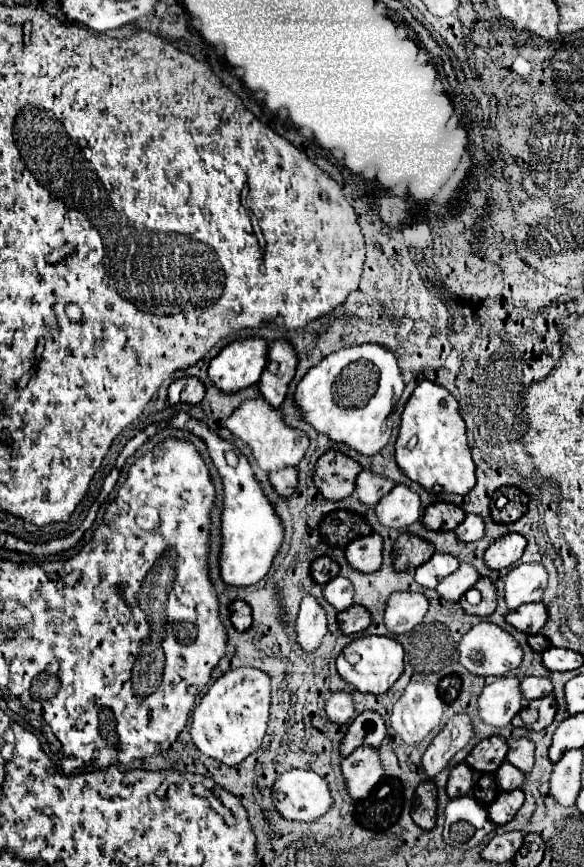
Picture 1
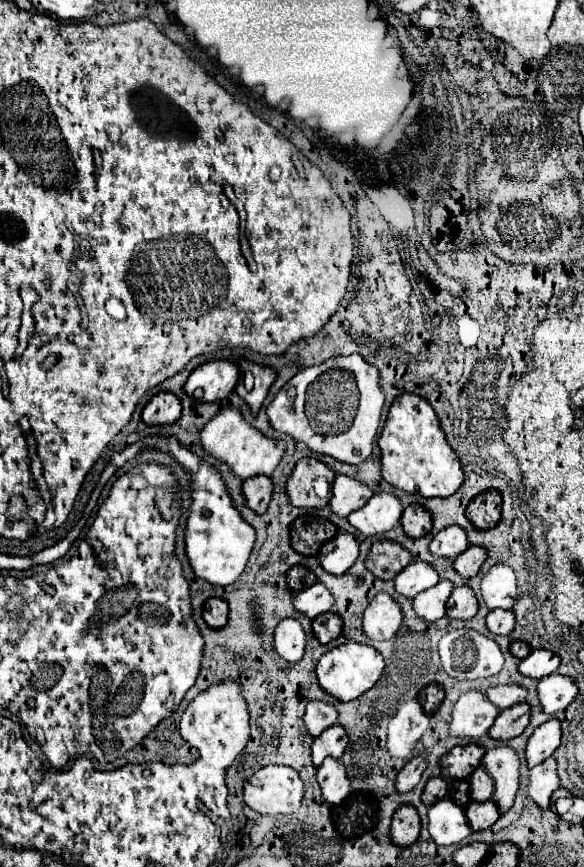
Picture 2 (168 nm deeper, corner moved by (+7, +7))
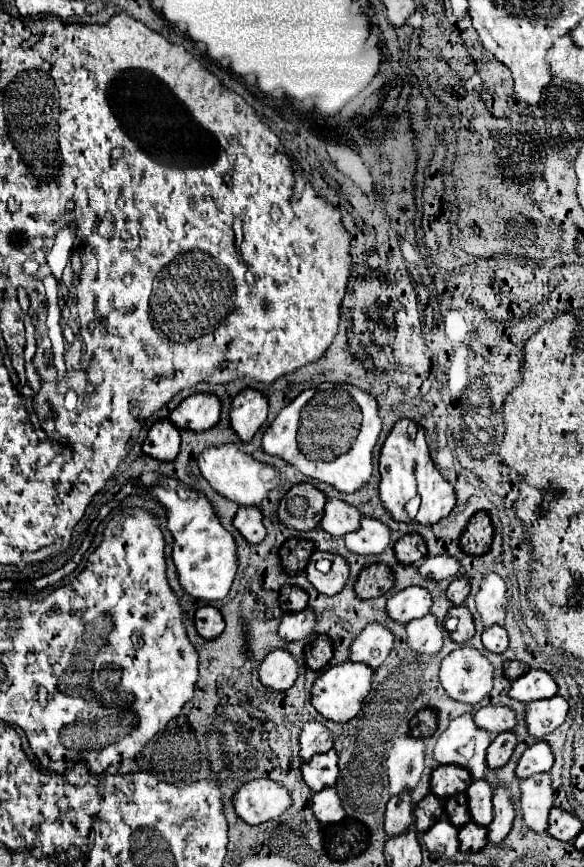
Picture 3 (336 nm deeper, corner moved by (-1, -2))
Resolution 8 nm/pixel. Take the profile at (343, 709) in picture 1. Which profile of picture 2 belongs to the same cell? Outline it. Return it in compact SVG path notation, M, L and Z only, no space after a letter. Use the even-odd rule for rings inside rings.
M309 701L305 707L305 715L303 715L307 733L311 737L319 737L325 729L329 729L331 725L335 725L337 721L337 711L331 703L323 703L323 701Z

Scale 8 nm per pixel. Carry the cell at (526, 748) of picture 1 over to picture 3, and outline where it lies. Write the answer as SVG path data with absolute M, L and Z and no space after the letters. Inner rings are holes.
M497 784L493 788L493 808L495 808L495 818L489 824L489 834L487 836L489 836L489 842L497 844L509 834L511 824L515 820L515 806L511 802L509 790L501 784Z

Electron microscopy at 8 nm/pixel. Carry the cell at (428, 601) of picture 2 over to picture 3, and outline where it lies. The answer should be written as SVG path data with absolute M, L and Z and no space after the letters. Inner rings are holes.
M427 614L423 618L411 620L407 624L407 644L415 652L421 654L433 654L439 652L443 646L443 636L445 636L445 626L437 622L433 614Z

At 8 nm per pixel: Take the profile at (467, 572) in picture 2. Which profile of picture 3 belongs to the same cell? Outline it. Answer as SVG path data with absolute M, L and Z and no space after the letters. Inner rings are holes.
M461 576L461 578L455 578L455 580L451 582L451 586L447 588L447 598L449 598L453 604L463 604L469 592L471 592L469 578L467 578L467 576Z

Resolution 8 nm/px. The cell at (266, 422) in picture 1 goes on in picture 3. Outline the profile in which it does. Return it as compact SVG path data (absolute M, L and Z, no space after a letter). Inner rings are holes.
M223 444L223 446L211 446L205 448L199 454L199 470L201 476L225 498L245 506L245 504L259 504L277 484L281 474L275 466L265 464L261 460L251 458L243 450L239 450L235 444Z

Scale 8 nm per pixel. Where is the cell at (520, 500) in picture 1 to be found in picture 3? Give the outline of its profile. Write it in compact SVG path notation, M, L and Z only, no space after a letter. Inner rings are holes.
M477 512L469 520L463 536L461 546L469 554L485 554L493 542L493 522L487 512Z

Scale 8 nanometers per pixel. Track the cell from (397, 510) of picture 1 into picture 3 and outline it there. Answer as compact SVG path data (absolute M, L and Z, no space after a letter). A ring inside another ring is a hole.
M363 518L357 532L345 536L347 548L357 554L379 554L391 544L391 530L375 518Z

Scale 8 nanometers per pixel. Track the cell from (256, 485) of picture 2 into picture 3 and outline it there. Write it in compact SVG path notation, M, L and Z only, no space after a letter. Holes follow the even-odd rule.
M241 506L233 524L251 544L259 544L267 534L259 506Z

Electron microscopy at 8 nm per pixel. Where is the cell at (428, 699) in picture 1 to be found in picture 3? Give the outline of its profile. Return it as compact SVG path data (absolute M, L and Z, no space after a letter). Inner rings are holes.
M401 736L395 740L387 756L389 794L395 796L403 790L413 790L421 778L425 760L425 738Z

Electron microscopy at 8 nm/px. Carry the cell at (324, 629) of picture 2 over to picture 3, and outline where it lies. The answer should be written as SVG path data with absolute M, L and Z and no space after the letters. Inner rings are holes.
M315 636L313 642L305 646L305 666L311 670L321 670L329 664L333 656L333 646L329 646L327 636Z

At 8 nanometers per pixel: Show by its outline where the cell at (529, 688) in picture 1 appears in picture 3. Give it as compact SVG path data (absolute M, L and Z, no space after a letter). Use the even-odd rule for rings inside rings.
M483 706L475 712L475 724L487 730L489 734L497 736L505 730L511 730L517 724L515 716L517 714L505 706Z

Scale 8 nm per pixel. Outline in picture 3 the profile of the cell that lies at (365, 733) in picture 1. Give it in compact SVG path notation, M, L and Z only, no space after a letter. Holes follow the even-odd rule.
M329 750L321 756L313 756L313 760L303 764L303 778L313 792L319 792L323 786L333 786L339 776L339 756L335 750Z

